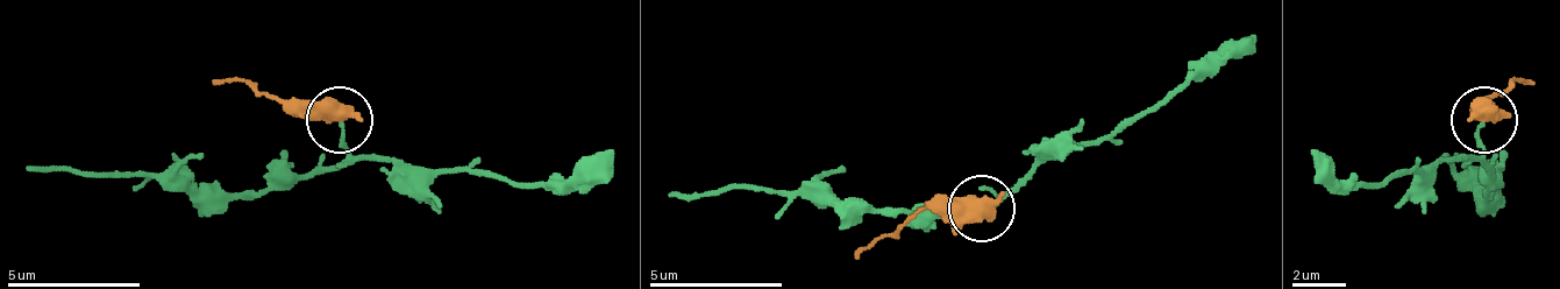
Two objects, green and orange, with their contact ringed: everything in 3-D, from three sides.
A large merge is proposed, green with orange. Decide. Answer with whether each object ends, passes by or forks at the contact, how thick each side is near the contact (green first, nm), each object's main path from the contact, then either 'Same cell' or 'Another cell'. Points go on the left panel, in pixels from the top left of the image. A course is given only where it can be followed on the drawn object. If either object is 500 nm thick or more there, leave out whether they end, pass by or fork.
Thickness 140 nm (green) against 750 nm. Course of green: (341, 121), (348, 155), (334, 168), (275, 175), (255, 195), (194, 195), (155, 175), (28, 168). Course of orange: (341, 121), (275, 101), (248, 82), (214, 82). Another cell

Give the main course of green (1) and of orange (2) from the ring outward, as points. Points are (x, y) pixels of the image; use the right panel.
1: (1486, 121), (1479, 155), (1493, 175), (1486, 195), (1466, 175), (1466, 168)
2: (1486, 121), (1486, 101), (1512, 82), (1532, 82)

